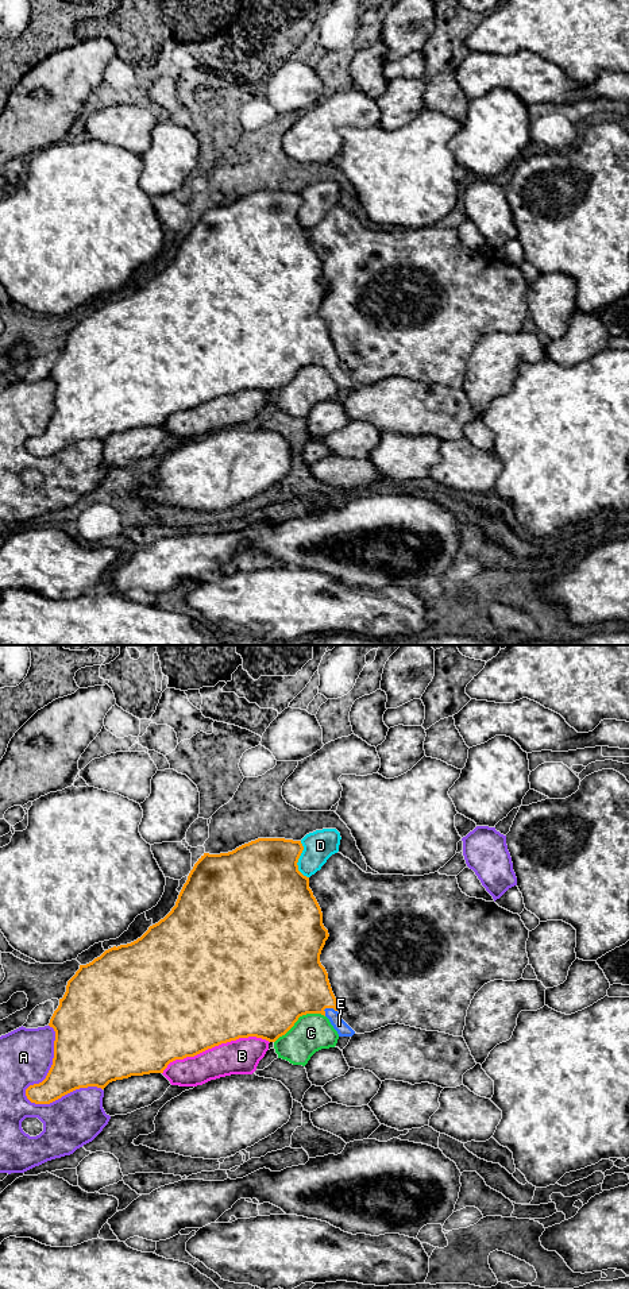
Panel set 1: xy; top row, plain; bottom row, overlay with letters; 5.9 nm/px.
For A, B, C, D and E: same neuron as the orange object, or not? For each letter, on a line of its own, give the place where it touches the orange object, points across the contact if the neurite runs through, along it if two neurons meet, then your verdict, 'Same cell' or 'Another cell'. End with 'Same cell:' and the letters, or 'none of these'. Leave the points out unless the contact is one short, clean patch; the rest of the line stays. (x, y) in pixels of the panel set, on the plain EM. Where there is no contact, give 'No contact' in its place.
A: Touches orange at xy (26, 447). Another cell
B: Touches orange at xy (213, 398). Another cell
C: Touches orange at xy (298, 369). Another cell
D: Touches orange at xy (297, 212). Another cell
E: Touches orange at xy (330, 359). Path across: xy (294, 336), (330, 359), (339, 377). Same cell
Same cell: E

